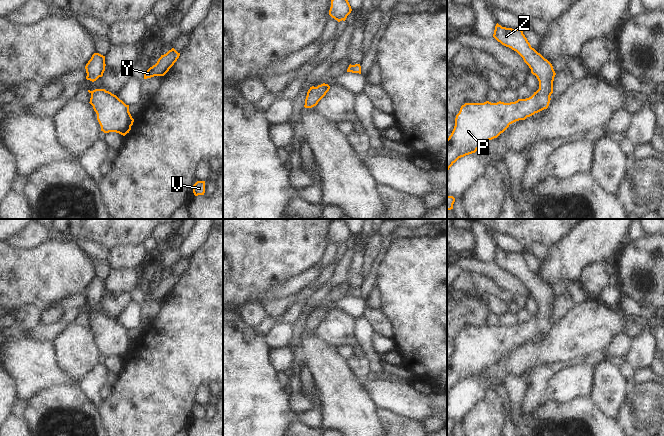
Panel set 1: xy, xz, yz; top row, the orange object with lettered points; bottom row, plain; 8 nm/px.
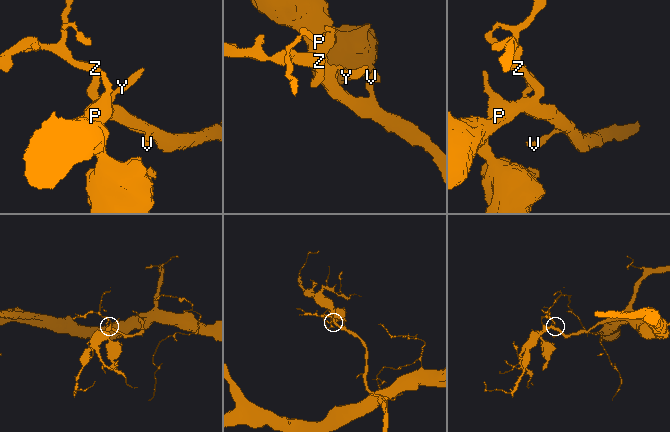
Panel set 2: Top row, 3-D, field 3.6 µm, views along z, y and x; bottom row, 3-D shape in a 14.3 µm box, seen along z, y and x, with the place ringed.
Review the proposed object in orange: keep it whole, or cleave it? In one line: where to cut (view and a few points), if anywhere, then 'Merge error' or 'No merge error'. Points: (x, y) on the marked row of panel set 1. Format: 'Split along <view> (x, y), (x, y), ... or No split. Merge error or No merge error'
No split. No merge error.

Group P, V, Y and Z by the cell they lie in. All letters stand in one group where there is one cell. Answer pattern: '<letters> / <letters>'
P V Y Z

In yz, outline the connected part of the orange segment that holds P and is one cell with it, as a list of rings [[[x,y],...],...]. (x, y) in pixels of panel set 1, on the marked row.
[[[495,26],[493,37],[516,51],[539,81],[539,89],[526,99],[515,102],[465,103],[455,118],[454,129],[447,139],[447,173],[461,157],[475,153],[484,143],[497,138],[510,124],[525,120],[550,103],[556,75],[552,64],[531,47],[522,29]]]

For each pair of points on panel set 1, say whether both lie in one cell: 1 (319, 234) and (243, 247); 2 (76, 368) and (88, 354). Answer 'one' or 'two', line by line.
1: one
2: one

